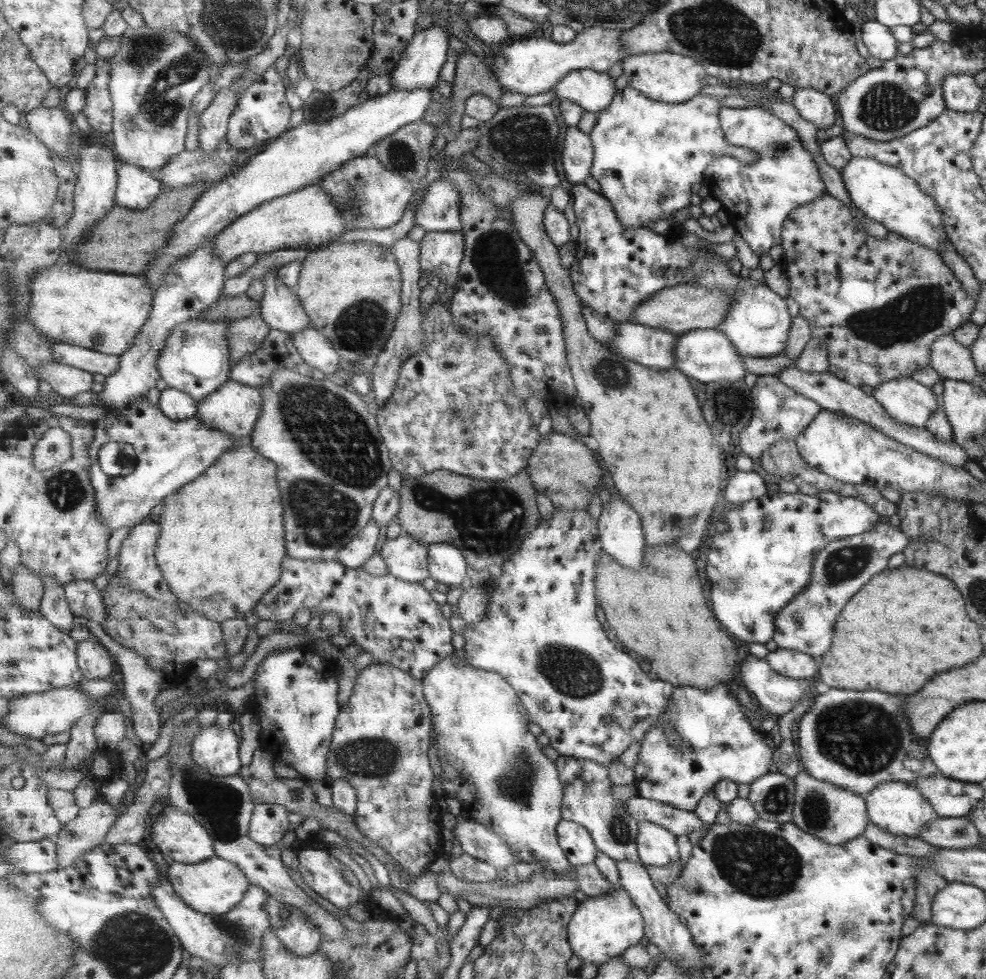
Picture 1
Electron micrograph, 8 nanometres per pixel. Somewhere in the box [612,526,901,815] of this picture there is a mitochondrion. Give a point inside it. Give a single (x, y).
(848, 563)

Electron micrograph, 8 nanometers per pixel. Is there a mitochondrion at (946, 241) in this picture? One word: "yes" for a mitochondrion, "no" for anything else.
no

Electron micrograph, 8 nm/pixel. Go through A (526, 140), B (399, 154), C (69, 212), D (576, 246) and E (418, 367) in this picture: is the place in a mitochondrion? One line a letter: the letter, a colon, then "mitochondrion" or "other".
A: mitochondrion
B: mitochondrion
C: other
D: other
E: other

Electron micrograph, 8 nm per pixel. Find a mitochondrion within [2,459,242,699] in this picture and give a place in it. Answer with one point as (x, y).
(64, 490)

